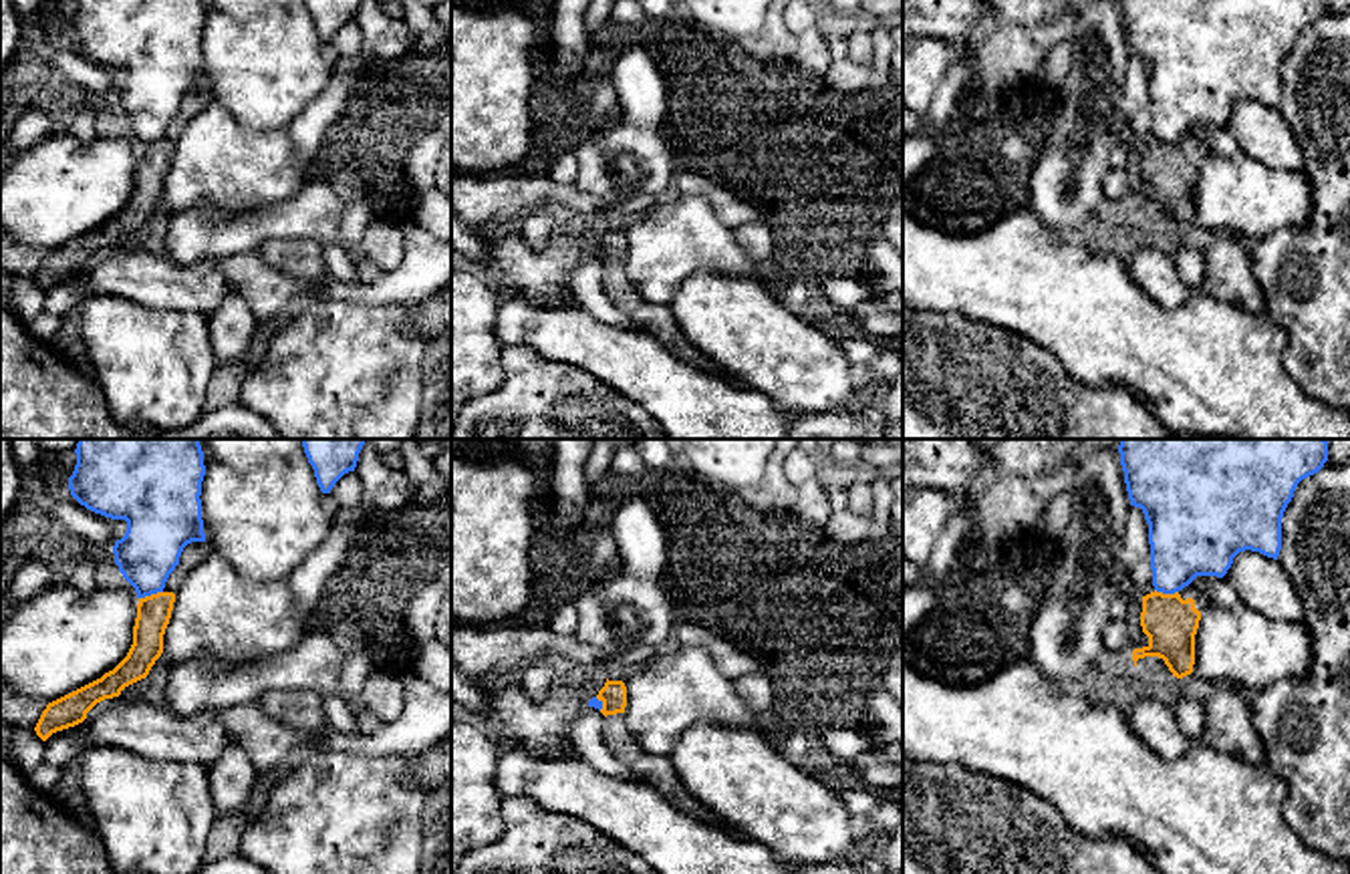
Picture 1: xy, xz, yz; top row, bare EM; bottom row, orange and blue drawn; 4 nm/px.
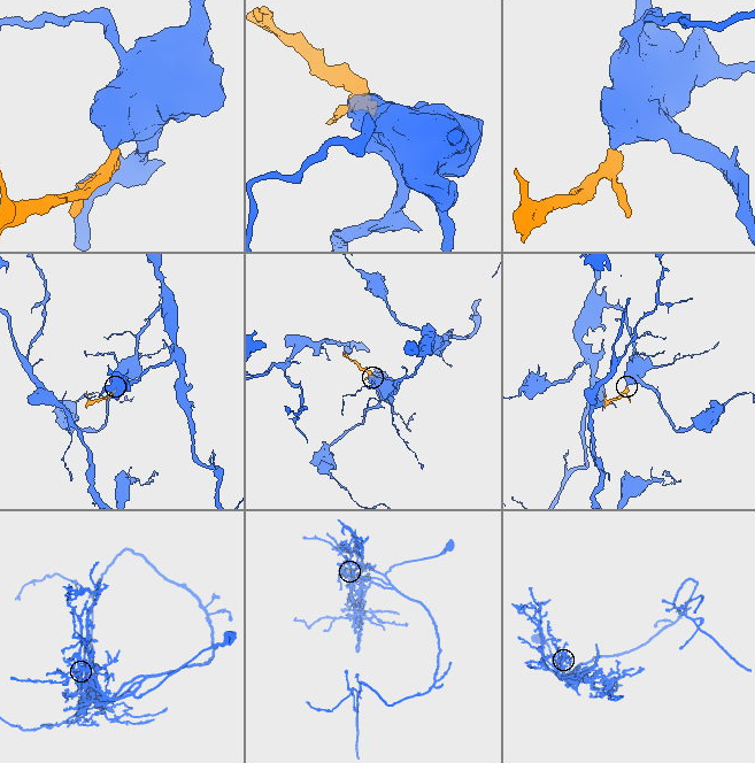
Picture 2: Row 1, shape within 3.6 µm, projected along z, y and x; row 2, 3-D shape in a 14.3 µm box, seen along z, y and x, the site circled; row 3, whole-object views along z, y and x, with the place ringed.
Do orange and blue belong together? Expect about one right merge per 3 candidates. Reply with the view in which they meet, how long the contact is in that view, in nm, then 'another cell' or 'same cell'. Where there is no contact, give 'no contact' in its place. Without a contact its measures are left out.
contact in xy; length 100 nm; another cell

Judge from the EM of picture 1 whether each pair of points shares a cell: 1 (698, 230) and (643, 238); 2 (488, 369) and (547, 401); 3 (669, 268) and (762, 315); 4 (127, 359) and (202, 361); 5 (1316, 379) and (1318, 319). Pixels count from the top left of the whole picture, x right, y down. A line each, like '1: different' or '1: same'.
1: same
2: different
3: different
4: same
5: same

